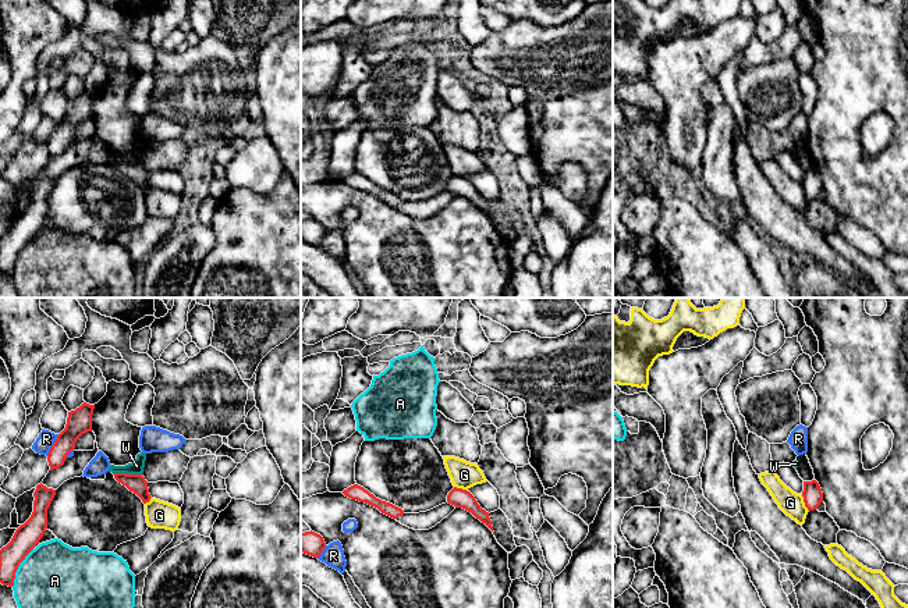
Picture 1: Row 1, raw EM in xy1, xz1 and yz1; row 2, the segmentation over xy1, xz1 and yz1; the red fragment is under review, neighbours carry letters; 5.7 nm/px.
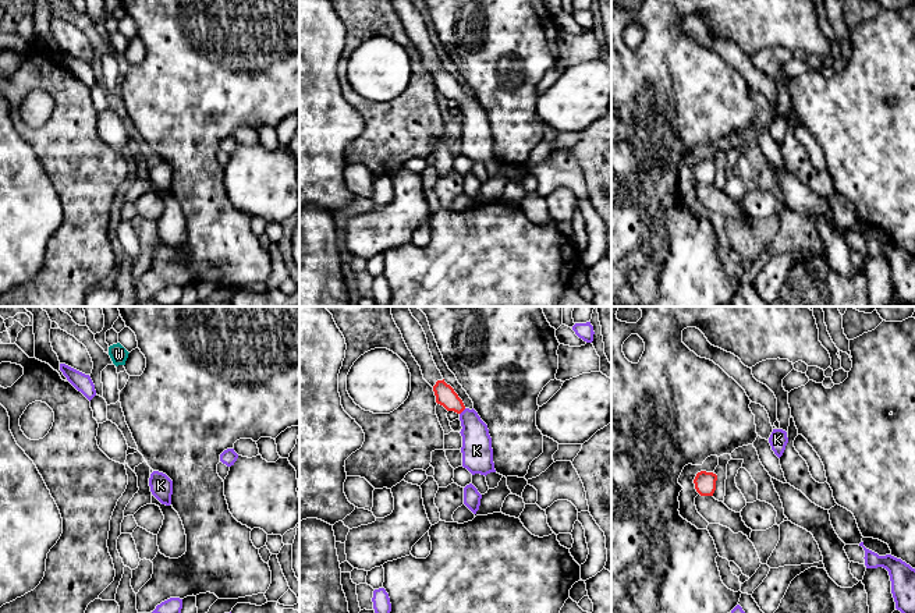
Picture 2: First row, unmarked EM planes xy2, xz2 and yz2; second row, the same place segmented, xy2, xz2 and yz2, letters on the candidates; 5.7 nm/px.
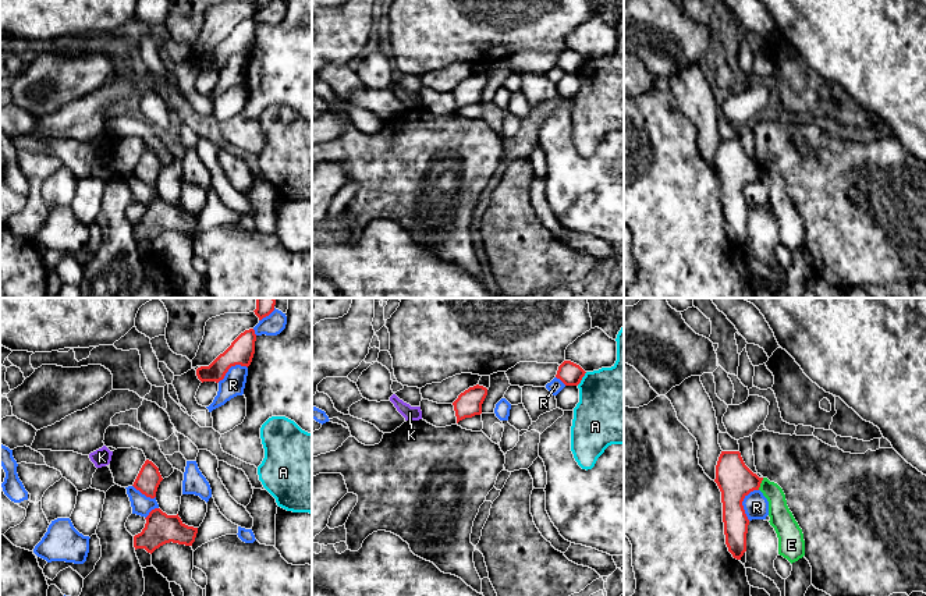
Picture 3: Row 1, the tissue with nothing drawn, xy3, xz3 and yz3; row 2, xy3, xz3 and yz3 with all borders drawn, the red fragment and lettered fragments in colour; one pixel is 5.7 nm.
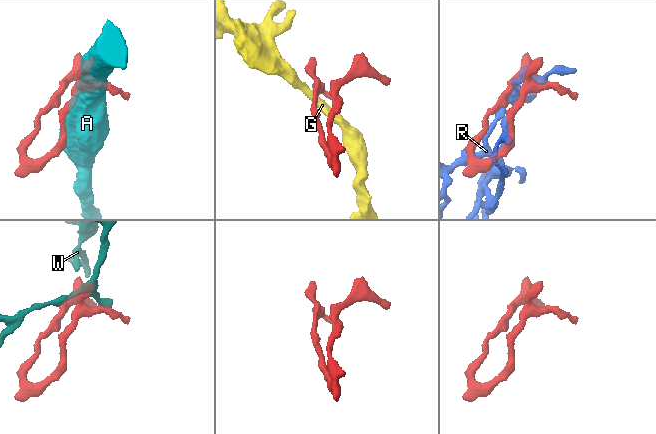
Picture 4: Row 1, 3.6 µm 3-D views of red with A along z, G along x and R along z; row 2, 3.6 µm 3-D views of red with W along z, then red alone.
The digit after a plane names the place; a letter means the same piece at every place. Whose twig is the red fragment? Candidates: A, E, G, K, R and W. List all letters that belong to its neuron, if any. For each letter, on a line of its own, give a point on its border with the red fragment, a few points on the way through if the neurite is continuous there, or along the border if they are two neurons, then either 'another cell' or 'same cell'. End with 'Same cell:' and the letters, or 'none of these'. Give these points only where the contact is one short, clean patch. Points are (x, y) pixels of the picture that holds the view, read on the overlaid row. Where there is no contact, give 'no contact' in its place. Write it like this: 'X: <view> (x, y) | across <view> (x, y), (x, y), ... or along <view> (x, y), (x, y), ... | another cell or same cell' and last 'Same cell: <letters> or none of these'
A: xy1 (17, 568) | another cell
E: yz3 (760, 482) | along yz3 (763, 478), (758, 489) | another cell
G: yz1 (805, 504) | along yz1 (801, 496), (808, 511) | another cell
K: xz2 (463, 410) | across xz2 (446, 396), (463, 410), (474, 428), (476, 450) | same cell
R: yz3 (741, 503) | another cell
W: xy1 (126, 473) | along xy1 (113, 472), (141, 475) | another cell
Same cell: K

